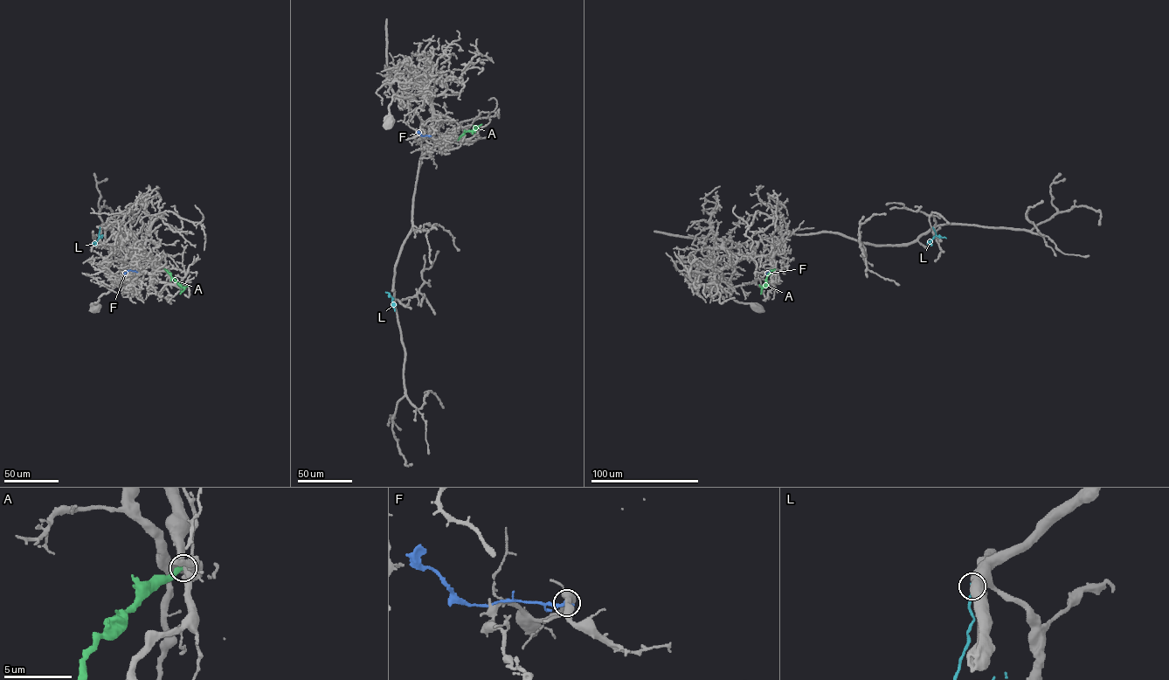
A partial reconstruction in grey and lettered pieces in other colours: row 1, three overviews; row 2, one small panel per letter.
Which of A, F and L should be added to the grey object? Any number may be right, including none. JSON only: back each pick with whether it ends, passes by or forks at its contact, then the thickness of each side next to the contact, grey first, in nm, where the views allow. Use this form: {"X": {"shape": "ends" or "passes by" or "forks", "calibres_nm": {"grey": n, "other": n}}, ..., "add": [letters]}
{"A": {"shape": "ends", "calibres_nm": {"grey": 650, "other": 360}}, "add": ["A"]}

